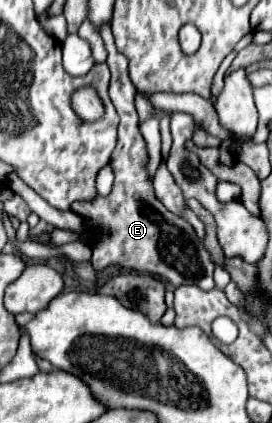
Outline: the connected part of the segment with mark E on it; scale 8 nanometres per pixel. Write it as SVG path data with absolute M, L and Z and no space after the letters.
M109 26L101 28L105 48L109 52L107 66L111 70L109 96L121 116L119 142L111 158L111 168L115 170L115 184L109 196L99 196L93 202L75 202L71 210L79 214L87 224L87 244L93 252L93 270L103 270L109 264L121 264L129 270L147 272L159 276L163 282L179 288L185 284L197 284L203 290L213 290L213 260L205 250L203 242L197 238L193 226L171 214L153 192L153 178L147 172L149 154L147 142L139 132L139 114L135 108L135 86L131 84L127 70L127 56L123 56L115 42Z

